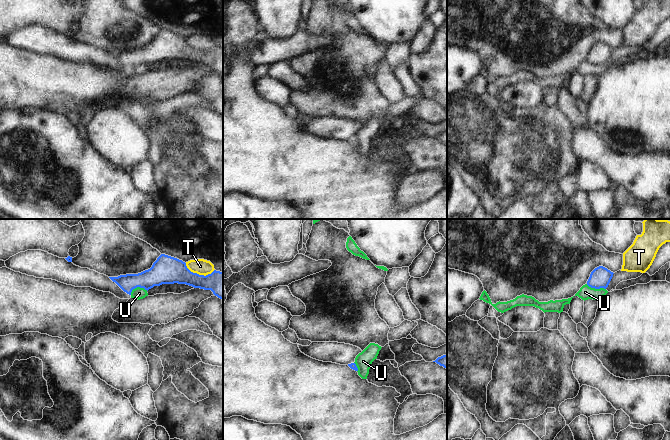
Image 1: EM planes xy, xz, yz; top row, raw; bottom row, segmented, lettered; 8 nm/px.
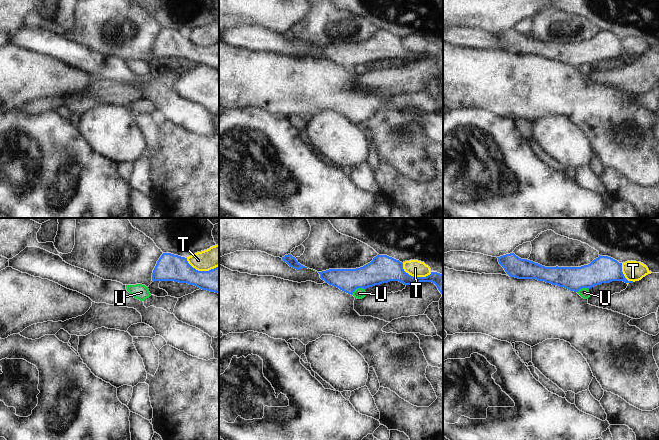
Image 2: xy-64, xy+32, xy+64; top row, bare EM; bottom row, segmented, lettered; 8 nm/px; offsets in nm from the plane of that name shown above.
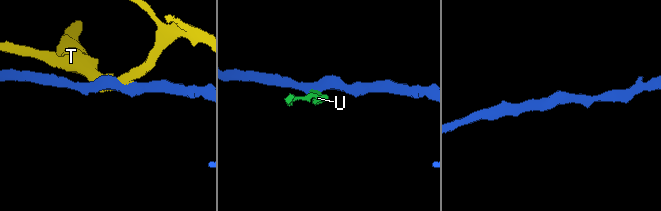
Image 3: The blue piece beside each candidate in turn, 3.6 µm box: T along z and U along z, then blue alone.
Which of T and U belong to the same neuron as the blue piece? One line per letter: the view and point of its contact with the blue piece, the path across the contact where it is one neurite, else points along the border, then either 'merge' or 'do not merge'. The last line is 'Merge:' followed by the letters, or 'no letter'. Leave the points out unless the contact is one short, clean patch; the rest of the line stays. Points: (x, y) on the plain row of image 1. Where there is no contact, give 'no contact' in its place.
T: meets blue in xy at (198, 50); do not merge
U: meets blue in xy at (137, 62); border along xy (147, 66), (135, 63), (130, 70); do not merge
Merge: no letter

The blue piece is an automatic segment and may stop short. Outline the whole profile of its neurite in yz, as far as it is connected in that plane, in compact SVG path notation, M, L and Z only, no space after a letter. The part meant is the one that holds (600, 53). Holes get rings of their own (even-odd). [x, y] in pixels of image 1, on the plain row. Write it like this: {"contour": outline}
{"contour": "M603 42L595 44L587 57L587 61L591 64L606 65L613 53L613 48Z"}

